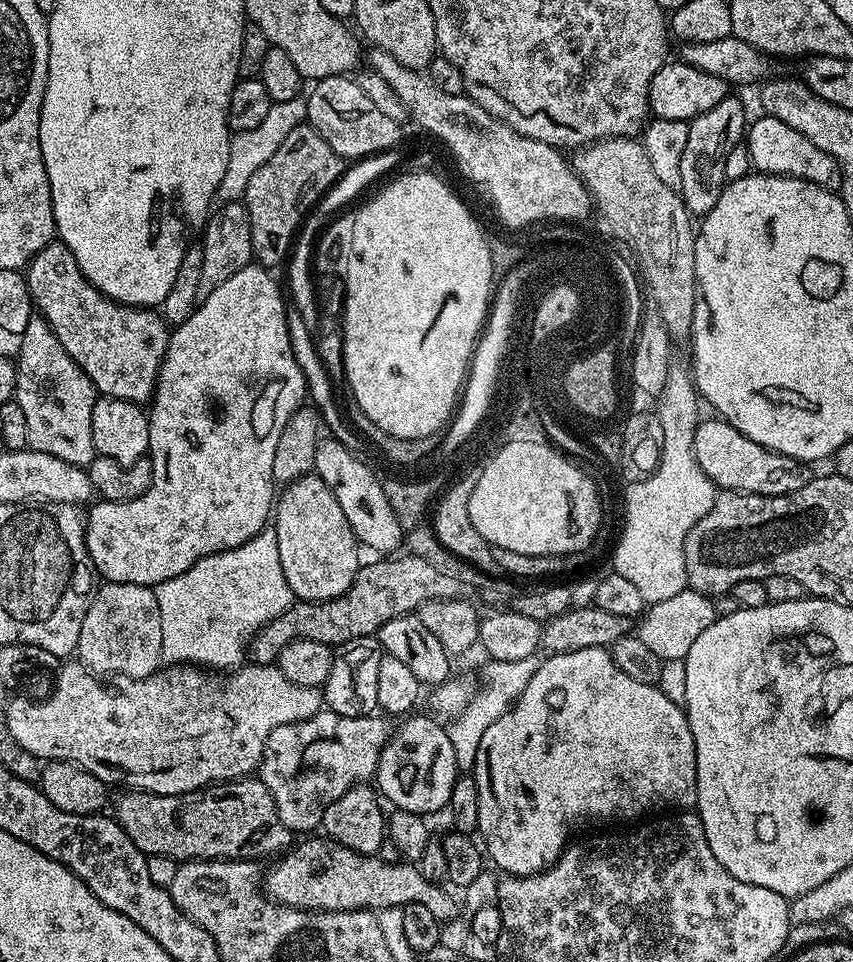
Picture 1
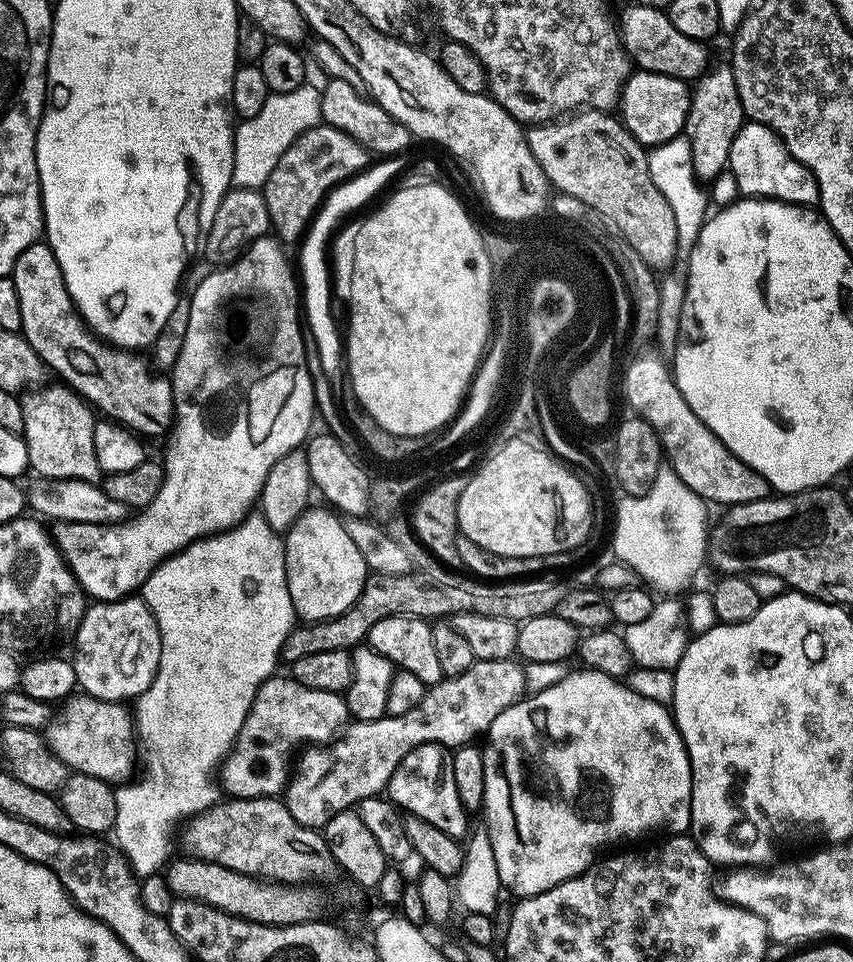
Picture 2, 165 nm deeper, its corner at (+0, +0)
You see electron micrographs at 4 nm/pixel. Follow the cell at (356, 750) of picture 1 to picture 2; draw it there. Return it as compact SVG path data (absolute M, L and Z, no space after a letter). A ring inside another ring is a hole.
M509 658L507 660L477 660L470 666L470 670L466 670L462 674L451 678L445 678L439 680L434 685L431 685L425 691L422 702L418 706L414 706L414 710L409 710L406 714L398 714L397 716L386 715L381 720L358 720L347 725L343 734L331 741L327 746L312 746L306 751L303 751L298 758L294 773L291 775L288 787L286 789L286 803L290 814L294 814L294 818L298 822L302 822L302 826L307 828L315 828L317 830L323 830L326 826L326 822L330 822L330 818L334 818L334 814L339 812L346 812L358 806L361 801L371 796L379 796L387 789L390 778L394 774L394 770L398 770L398 766L402 762L402 758L406 758L406 754L410 754L410 750L414 750L418 746L423 744L439 744L440 747L449 750L455 750L461 748L463 744L471 744L477 738L475 736L483 737L489 726L494 722L494 718L498 718L498 714L502 714L502 710L506 710L510 706L514 706L519 700L524 699L526 695L526 681L524 679L524 668L521 667L515 659Z

